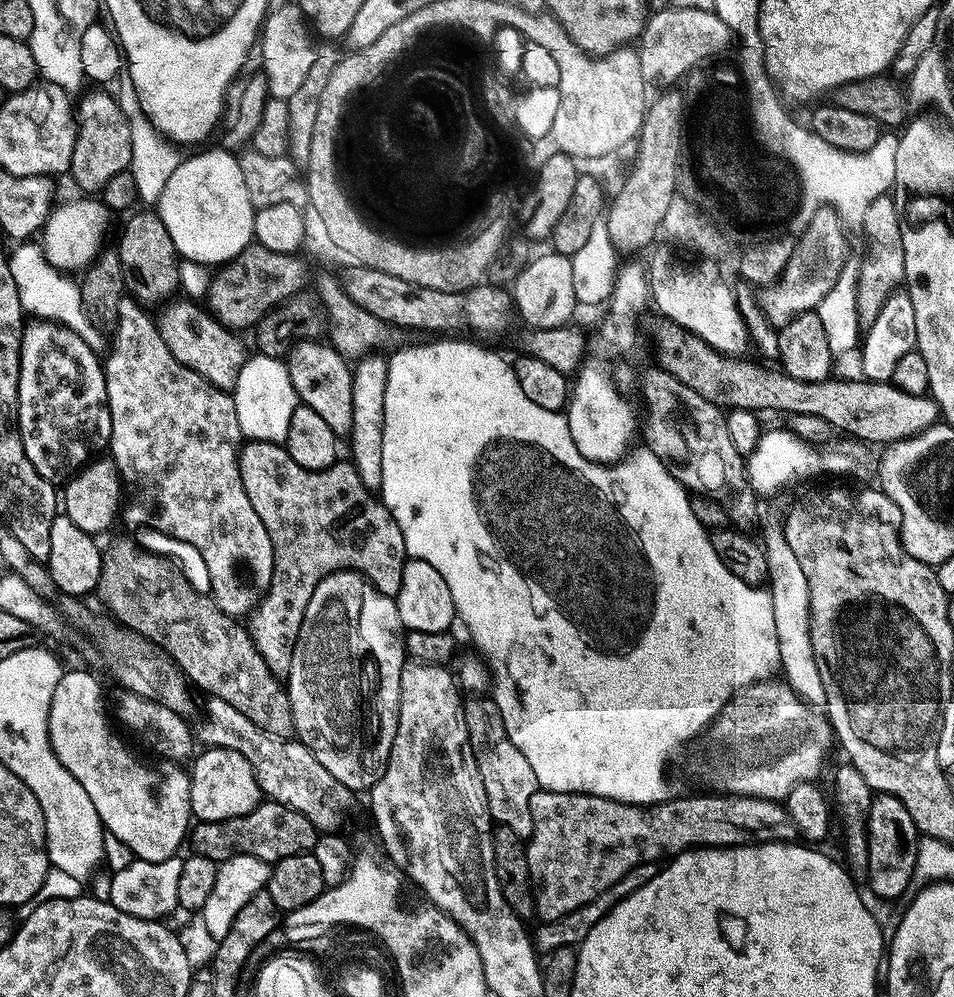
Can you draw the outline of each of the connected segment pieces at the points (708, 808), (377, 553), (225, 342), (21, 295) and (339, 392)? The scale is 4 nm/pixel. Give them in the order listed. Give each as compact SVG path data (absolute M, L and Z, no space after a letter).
M537 790L530 798L530 818L532 819L532 835L527 837L528 861L530 862L530 874L532 875L532 886L534 889L534 912L541 921L562 919L571 911L578 910L587 903L593 902L604 891L609 890L624 875L630 874L635 867L642 863L659 861L660 855L671 858L679 852L687 852L691 848L735 848L738 844L774 844L777 842L792 842L797 839L798 833L792 815L788 813L783 803L753 796L729 796L727 794L704 794L708 796L680 796L677 800L673 798L661 799L659 804L627 804L611 800L605 796L592 796L588 792L550 792Z
M248 440L240 450L240 473L250 506L258 510L258 518L262 518L262 526L266 526L266 534L270 534L274 550L272 584L247 617L246 627L268 669L277 678L284 678L294 658L298 630L306 614L306 606L310 606L310 594L314 594L322 578L335 572L355 570L379 592L395 598L402 586L404 561L409 559L409 555L392 511L384 505L383 499L374 495L373 489L367 488L362 478L358 478L358 470L350 462L337 462L322 470L306 470L306 466L298 466L298 462L290 458L283 443Z
M188 298L180 299L169 303L163 309L165 312L158 316L162 342L170 346L170 354L174 354L174 358L178 358L182 366L194 370L203 380L209 380L215 388L232 390L238 382L239 371L246 359L243 342L236 337L239 335L233 329L224 327L199 303Z
M24 242L11 249L8 265L10 274L14 274L14 286L18 286L18 298L25 313L43 320L55 320L59 324L74 330L90 347L100 354L105 351L106 338L101 329L95 328L84 313L82 298L80 297L80 285L71 275L56 269L44 256L43 247L36 242Z
M319 339L295 341L289 350L286 363L290 380L297 391L299 403L310 406L338 434L347 434L354 418L354 398L352 397L352 368L328 342L319 344Z

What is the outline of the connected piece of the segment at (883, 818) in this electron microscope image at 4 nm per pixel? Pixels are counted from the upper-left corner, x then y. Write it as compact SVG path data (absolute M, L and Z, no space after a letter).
M883 794L873 795L868 815L868 874L866 883L876 896L884 900L896 900L908 887L913 887L916 859L921 835L910 818L910 810L898 802L898 798Z

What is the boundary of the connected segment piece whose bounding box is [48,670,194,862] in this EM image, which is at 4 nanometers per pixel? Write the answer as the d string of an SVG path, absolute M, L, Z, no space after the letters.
M65 671L50 702L48 741L58 762L62 762L62 766L82 782L82 790L90 794L90 802L94 802L94 810L98 810L105 833L126 843L135 859L162 862L181 851L180 843L183 840L185 843L194 820L189 773L180 769L183 767L168 766L163 776L158 769L147 768L136 760L135 754L116 737L104 700L106 704L106 692L90 673Z

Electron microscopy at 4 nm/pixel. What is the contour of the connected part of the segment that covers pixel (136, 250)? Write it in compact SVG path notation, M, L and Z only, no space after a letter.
M152 210L144 211L148 212L134 213L133 216L125 222L124 229L120 232L118 251L120 254L120 265L124 271L124 287L135 299L140 301L141 305L149 306L148 304L160 303L160 305L163 305L165 302L171 301L173 297L177 295L178 289L181 287L180 266L182 260L180 256L177 255L169 231L166 230L166 226L160 221L157 213Z

